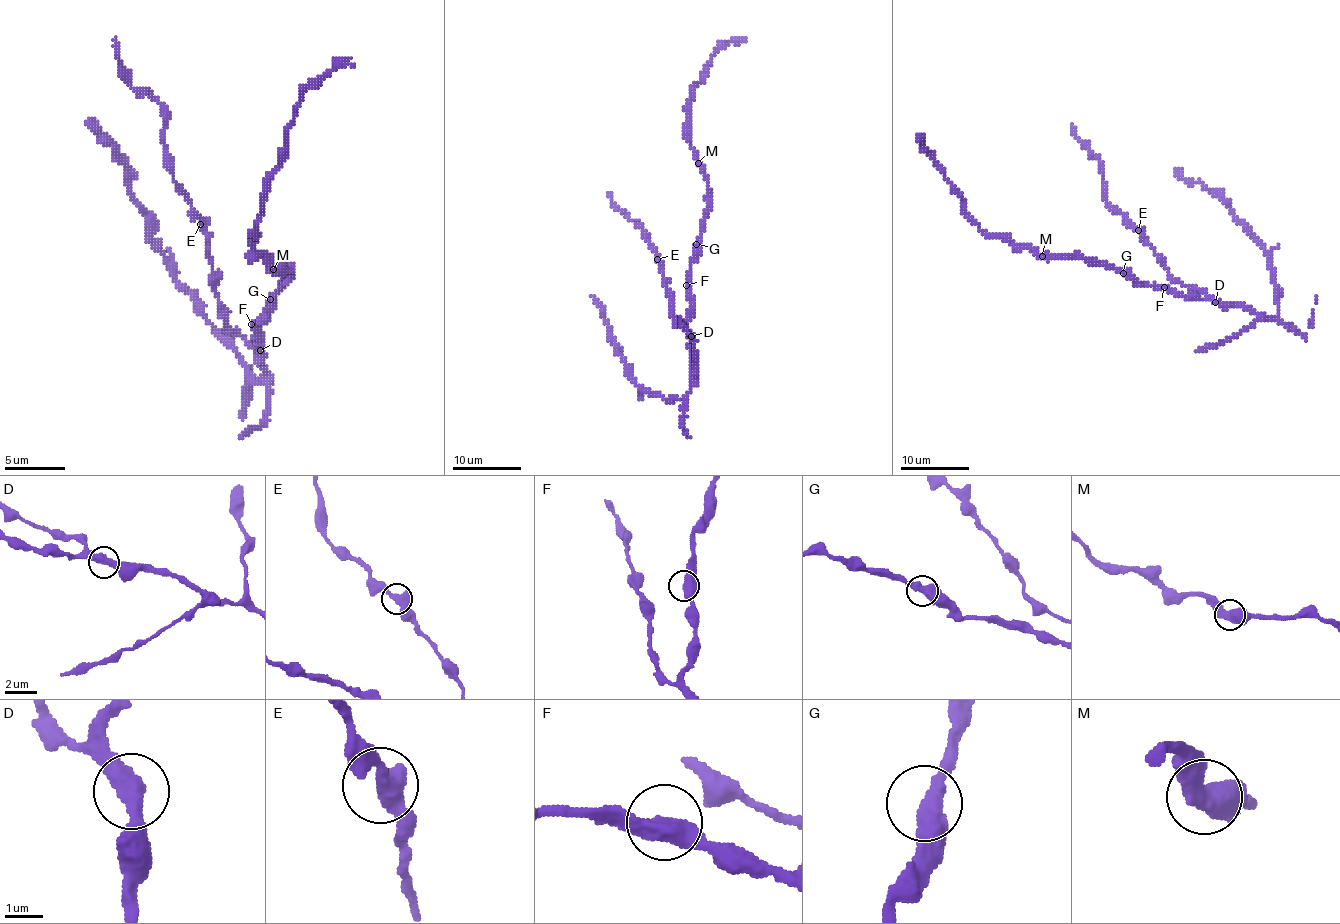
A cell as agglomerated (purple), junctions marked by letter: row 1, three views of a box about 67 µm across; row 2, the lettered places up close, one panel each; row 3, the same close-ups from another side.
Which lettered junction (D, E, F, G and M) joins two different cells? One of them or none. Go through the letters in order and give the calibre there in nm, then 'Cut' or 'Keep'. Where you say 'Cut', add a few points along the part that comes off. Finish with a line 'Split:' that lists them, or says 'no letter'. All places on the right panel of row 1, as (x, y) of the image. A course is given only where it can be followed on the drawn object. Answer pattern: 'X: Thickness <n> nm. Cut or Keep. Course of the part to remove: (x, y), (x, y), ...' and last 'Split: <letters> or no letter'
D: Thickness 480 nm. Keep
E: Thickness 480 nm. Keep
F: Thickness 500 nm. Keep
G: Thickness 480 nm. Keep
M: Thickness 500 nm. Keep
Split: no letter

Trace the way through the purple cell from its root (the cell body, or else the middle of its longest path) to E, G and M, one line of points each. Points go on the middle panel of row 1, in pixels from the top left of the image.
E: (690, 285), (691, 316), (681, 328), (674, 319), (672, 293), (665, 287), (657, 259)
G: (690, 285), (690, 259), (695, 254), (696, 244)
M: (690, 285), (690, 259), (695, 254), (709, 209), (709, 182), (705, 170), (698, 163)

